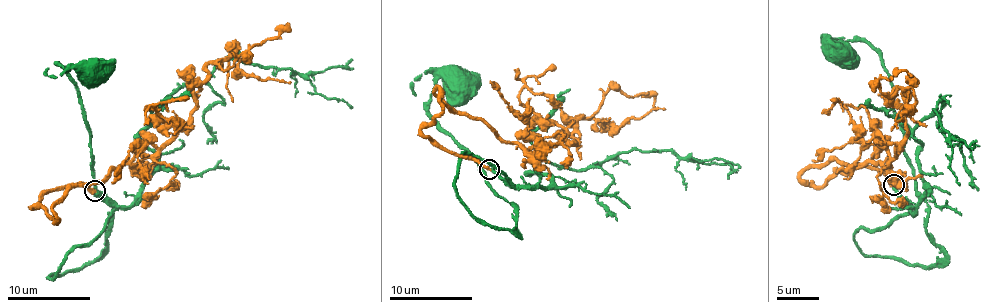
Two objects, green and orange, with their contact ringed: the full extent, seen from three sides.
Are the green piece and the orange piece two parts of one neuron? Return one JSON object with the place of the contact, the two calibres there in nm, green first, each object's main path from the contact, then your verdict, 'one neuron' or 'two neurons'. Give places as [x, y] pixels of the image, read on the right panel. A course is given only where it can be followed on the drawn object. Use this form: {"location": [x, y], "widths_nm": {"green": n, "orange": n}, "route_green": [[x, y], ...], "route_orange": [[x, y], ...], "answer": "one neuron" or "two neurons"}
{"location": [893, 185], "widths_nm": {"green": 280, "orange": 280}, "route_green": [[894, 185], [907, 211], [857, 248], [931, 268], [944, 251], [892, 80], [863, 40], [832, 42], [846, 54]], "route_orange": [[894, 184], [859, 164], [822, 186], [800, 177], [829, 159], [888, 166], [905, 111], [876, 82], [912, 77]], "answer": "one neuron"}

